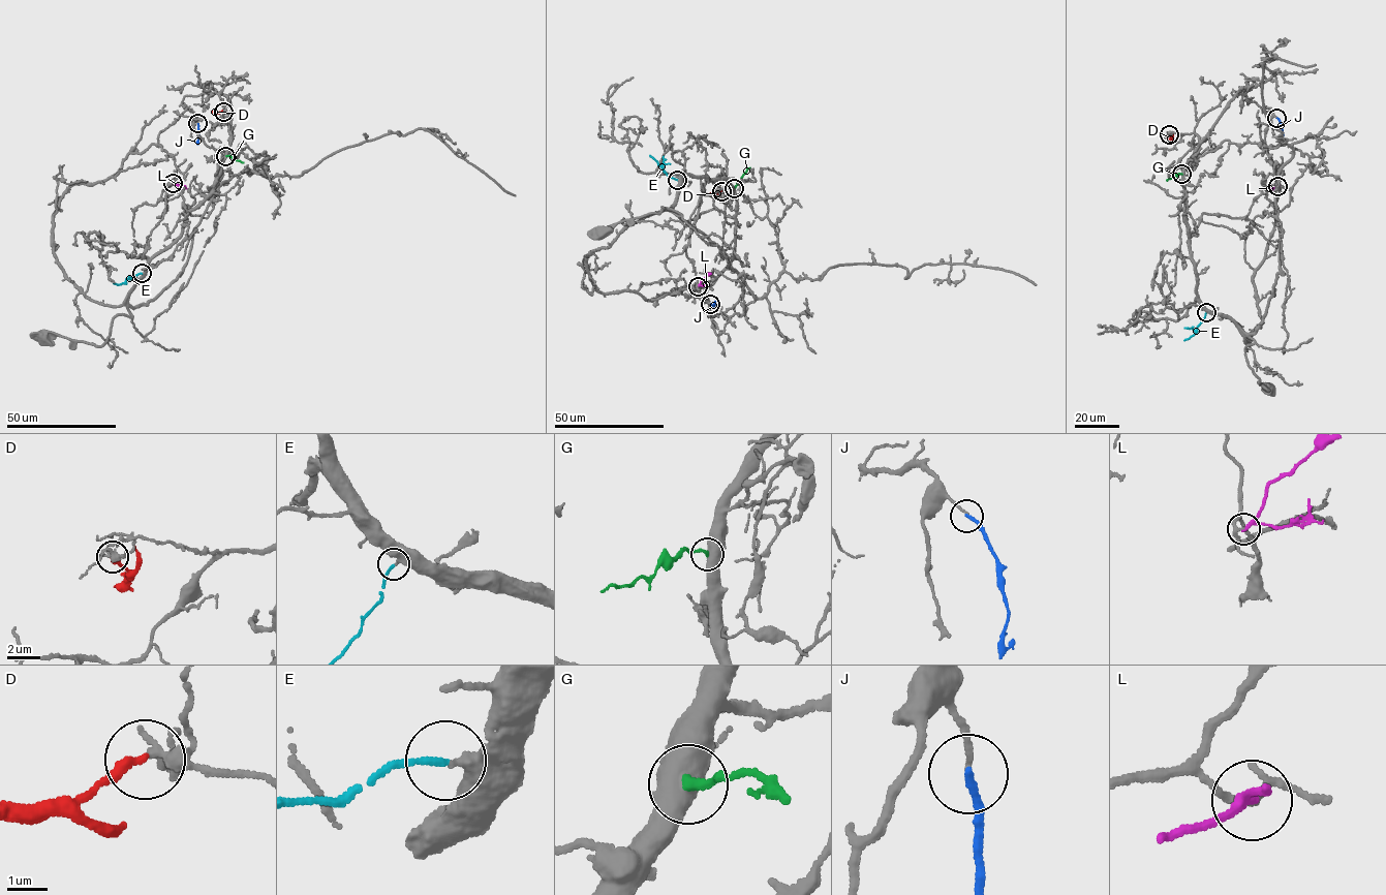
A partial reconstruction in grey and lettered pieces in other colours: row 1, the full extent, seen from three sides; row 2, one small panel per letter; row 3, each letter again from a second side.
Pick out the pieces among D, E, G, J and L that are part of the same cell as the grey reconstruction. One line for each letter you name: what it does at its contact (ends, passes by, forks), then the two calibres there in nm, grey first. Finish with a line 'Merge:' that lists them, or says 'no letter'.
D: It ends there. Thickness 220 nm (grey) against 260 nm
E: It ends there. Thickness 340 nm (grey) against 140 nm
Merge: D, E

